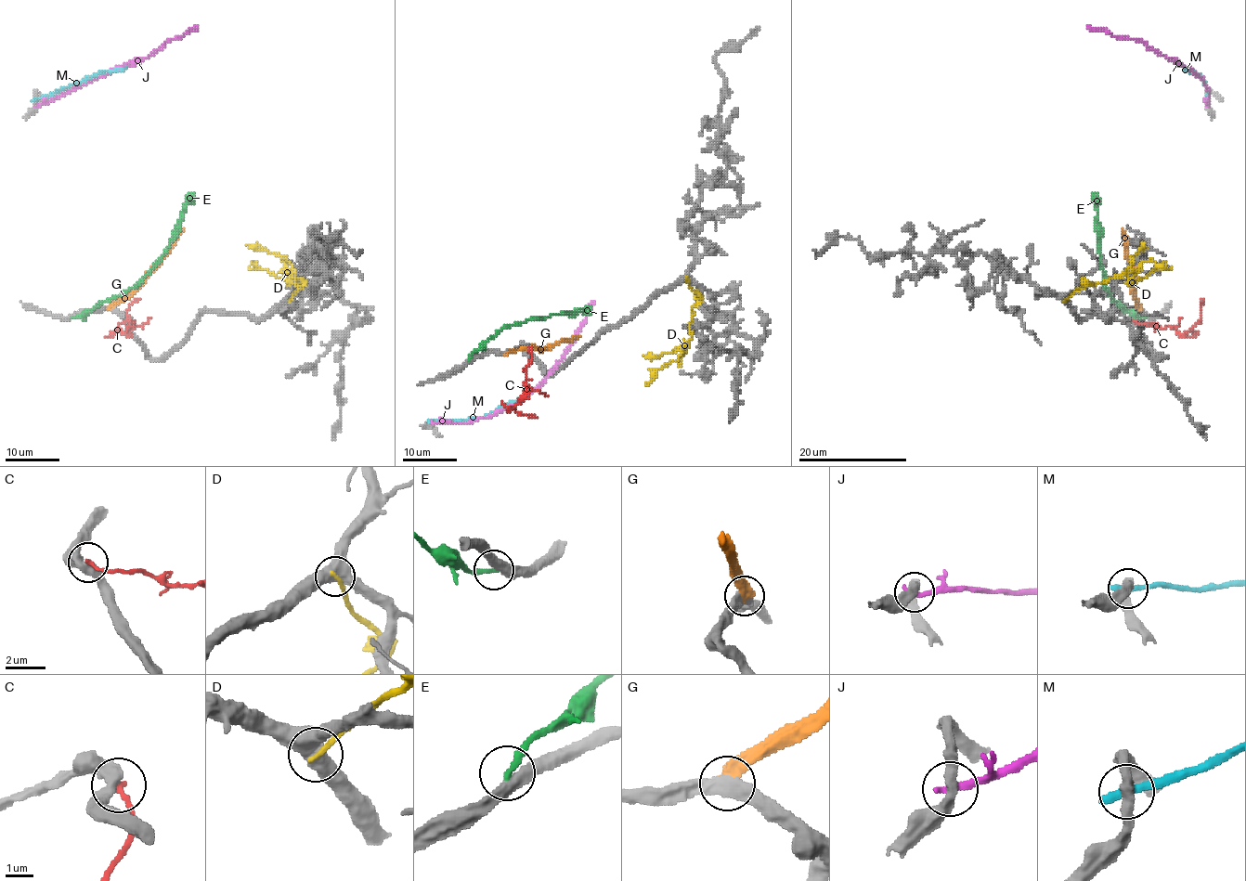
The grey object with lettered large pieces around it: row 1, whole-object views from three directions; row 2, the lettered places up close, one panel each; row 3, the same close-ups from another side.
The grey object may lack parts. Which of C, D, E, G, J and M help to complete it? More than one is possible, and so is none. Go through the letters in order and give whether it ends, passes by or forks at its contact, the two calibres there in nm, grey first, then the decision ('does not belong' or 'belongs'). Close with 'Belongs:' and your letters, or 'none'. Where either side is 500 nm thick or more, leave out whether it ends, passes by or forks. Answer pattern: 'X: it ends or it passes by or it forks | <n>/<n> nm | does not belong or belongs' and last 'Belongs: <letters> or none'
C: it ends | 480/180 nm | does not belong
D: 550/200 nm | does not belong
E: it ends | 440/220 nm | does not belong
G: it ends | 400/440 nm | does not belong
J: it ends | 400/320 nm | does not belong
M: it ends | 360/420 nm | does not belong
Belongs: none

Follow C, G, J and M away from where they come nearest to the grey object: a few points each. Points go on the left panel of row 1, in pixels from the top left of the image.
C: (133, 321), (134, 324), (128, 327), (125, 333), (117, 327), (125, 318), (130, 304), (139, 299)
G: (110, 307), (133, 292), (183, 228)
J: (36, 106), (137, 63), (165, 42), (180, 36), (195, 26)
M: (36, 98), (54, 95), (99, 73), (123, 71), (127, 66)

